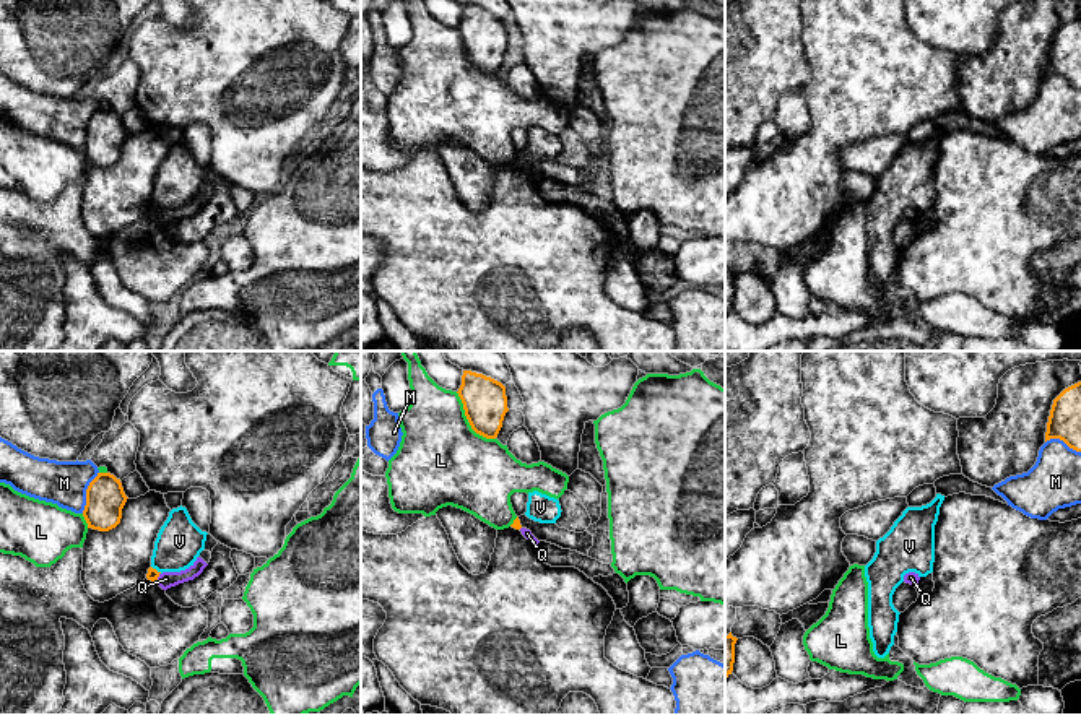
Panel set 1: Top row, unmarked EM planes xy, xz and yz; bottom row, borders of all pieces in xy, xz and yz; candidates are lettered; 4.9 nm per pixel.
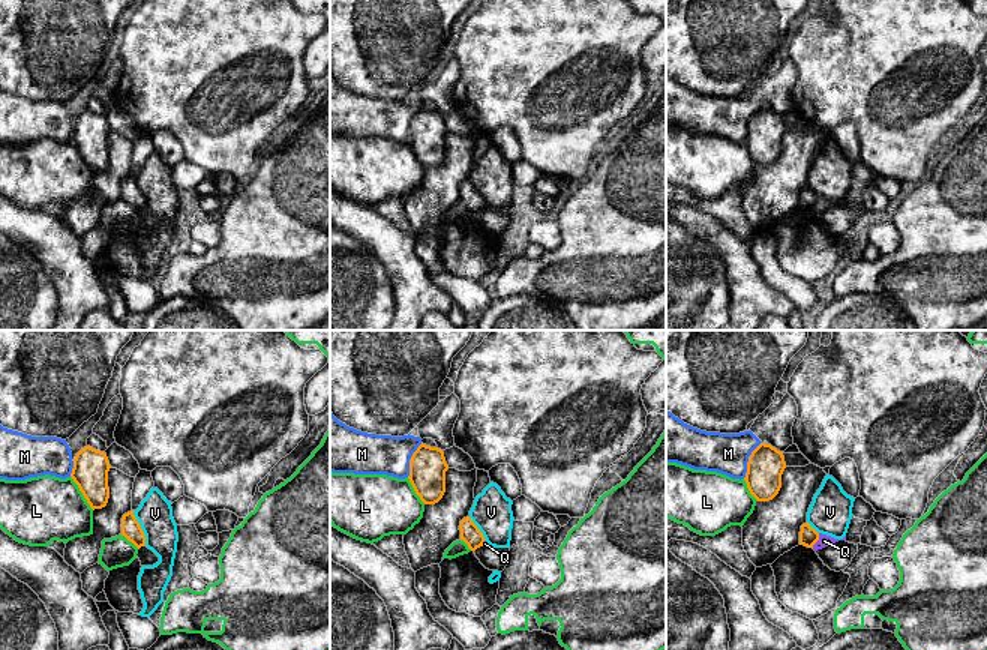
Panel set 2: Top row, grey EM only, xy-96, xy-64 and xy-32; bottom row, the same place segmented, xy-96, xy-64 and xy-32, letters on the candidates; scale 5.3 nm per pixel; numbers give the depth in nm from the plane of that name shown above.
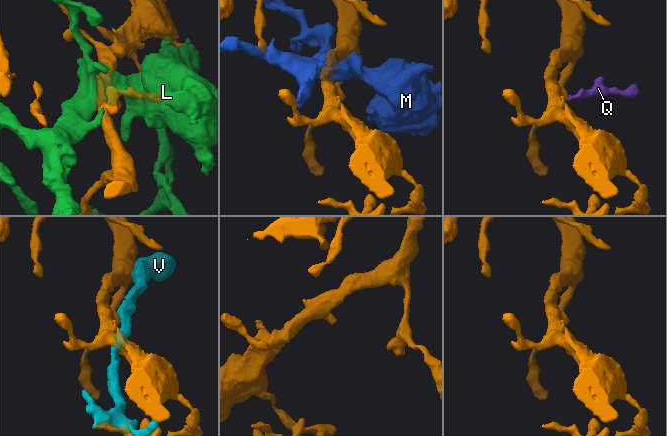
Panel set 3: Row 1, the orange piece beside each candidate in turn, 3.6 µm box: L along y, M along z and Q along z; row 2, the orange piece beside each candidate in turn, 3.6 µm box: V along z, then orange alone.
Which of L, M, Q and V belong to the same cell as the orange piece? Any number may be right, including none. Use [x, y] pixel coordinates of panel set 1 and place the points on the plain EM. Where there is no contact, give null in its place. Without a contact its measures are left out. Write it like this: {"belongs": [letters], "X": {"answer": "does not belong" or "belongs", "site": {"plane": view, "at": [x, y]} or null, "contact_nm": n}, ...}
{"belongs": ["Q"], "L": {"answer": "does not belong", "site": {"plane": "xz", "at": [468, 57]}, "contact_nm": 300}, "M": {"answer": "does not belong", "site": {"plane": "xy", "at": [86, 129]}, "contact_nm": 220}, "Q": {"answer": "belongs", "site": {"plane": "xy", "at": [158, 212]}, "contact_nm": 50}, "V": {"answer": "does not belong", "site": {"plane": "xy", "at": [155, 205]}, "contact_nm": 70}}

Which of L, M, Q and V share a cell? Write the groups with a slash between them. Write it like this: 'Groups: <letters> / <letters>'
Groups: L / M / Q / V

